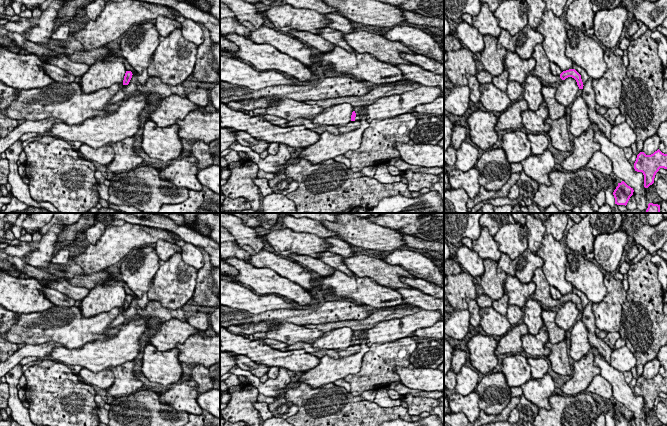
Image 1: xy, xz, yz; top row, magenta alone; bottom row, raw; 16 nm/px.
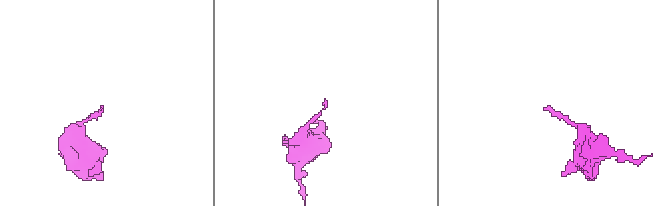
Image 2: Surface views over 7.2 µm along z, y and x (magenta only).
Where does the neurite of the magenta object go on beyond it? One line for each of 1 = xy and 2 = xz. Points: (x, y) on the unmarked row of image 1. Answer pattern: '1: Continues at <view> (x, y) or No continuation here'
1: No continuation here
2: No continuation here

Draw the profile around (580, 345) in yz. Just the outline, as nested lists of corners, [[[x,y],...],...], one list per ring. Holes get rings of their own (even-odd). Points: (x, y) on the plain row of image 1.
[[[582,319],[577,320],[574,324],[570,340],[570,357],[574,361],[579,361],[591,350],[592,344],[589,341],[588,329]]]

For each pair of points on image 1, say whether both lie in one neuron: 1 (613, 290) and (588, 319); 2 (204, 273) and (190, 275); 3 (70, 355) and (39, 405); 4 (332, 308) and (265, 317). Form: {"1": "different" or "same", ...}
{"1": "different", "2": "different", "3": "different", "4": "same"}

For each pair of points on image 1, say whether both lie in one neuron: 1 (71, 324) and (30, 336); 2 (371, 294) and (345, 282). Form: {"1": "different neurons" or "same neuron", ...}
{"1": "same neuron", "2": "same neuron"}

